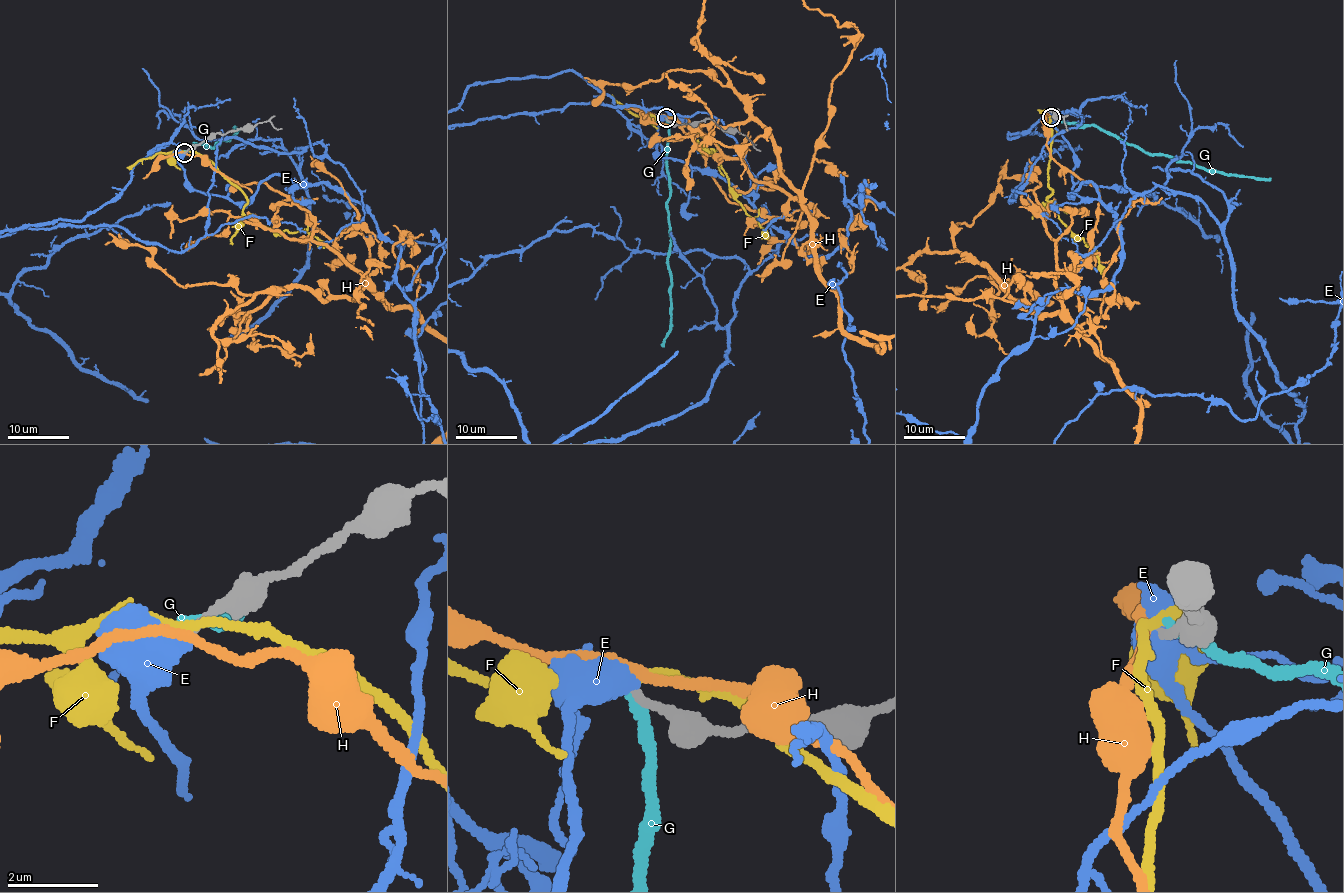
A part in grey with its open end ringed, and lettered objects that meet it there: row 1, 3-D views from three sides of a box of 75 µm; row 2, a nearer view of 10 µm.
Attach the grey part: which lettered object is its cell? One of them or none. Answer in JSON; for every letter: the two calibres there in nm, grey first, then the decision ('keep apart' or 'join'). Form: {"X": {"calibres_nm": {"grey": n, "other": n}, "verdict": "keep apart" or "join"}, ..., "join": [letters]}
{"E": {"calibres_nm": {"grey": 180, "other": 650}, "verdict": "keep apart"}, "F": {"calibres_nm": {"grey": 180, "other": 200}, "verdict": "keep apart"}, "G": {"calibres_nm": {"grey": 240, "other": 280}, "verdict": "keep apart"}, "H": {"calibres_nm": {"grey": 170, "other": 200}, "verdict": "keep apart"}, "join": []}

